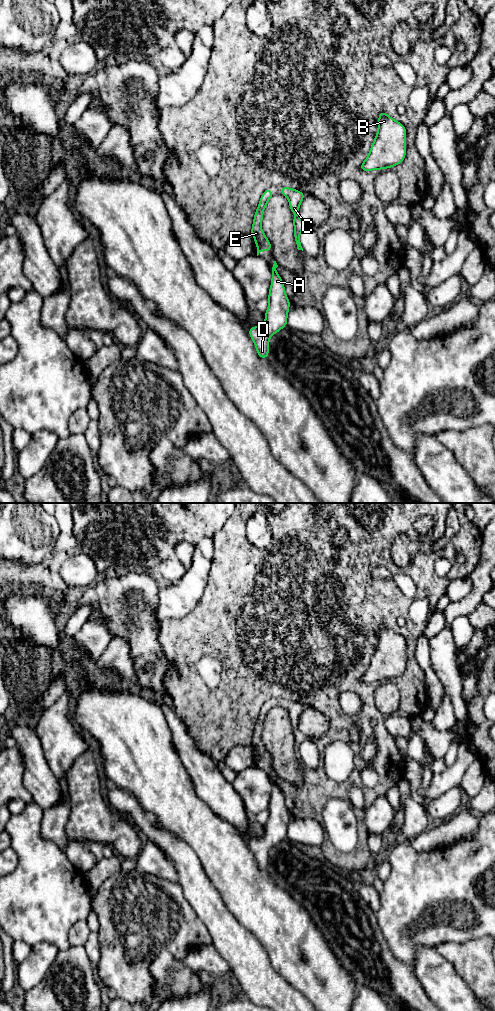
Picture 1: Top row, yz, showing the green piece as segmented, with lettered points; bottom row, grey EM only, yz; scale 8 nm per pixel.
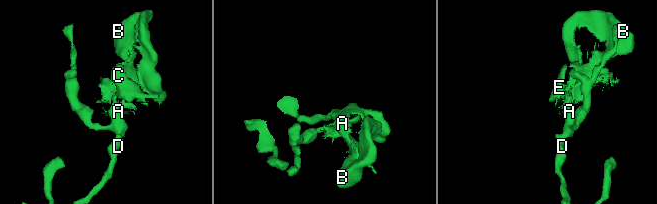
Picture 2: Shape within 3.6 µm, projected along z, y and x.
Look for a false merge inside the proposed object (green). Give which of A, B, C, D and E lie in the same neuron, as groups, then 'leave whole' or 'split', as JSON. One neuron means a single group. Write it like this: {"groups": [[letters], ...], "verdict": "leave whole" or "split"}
{"groups": [["A", "D"], ["B", "C", "E"]], "verdict": "split"}

